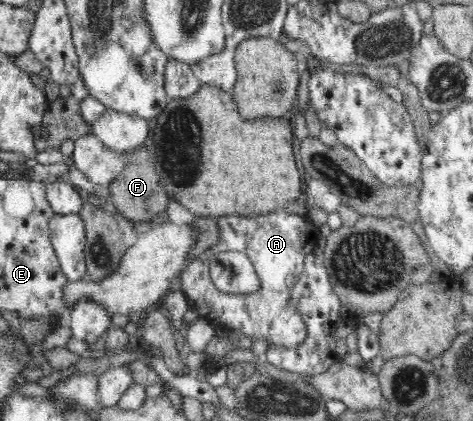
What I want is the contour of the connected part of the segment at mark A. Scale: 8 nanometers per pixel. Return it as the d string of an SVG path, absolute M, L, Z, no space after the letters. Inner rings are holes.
M275 210L262 217L241 215L214 218L217 229L215 245L207 248L182 275L182 291L191 309L199 316L212 320L215 327L238 329L255 341L263 338L273 345L295 347L307 336L307 326L294 304L292 291L304 273L305 258L316 246L319 229L306 215ZM222 251L245 253L256 272L257 288L251 291L220 290L211 280L211 255Z

